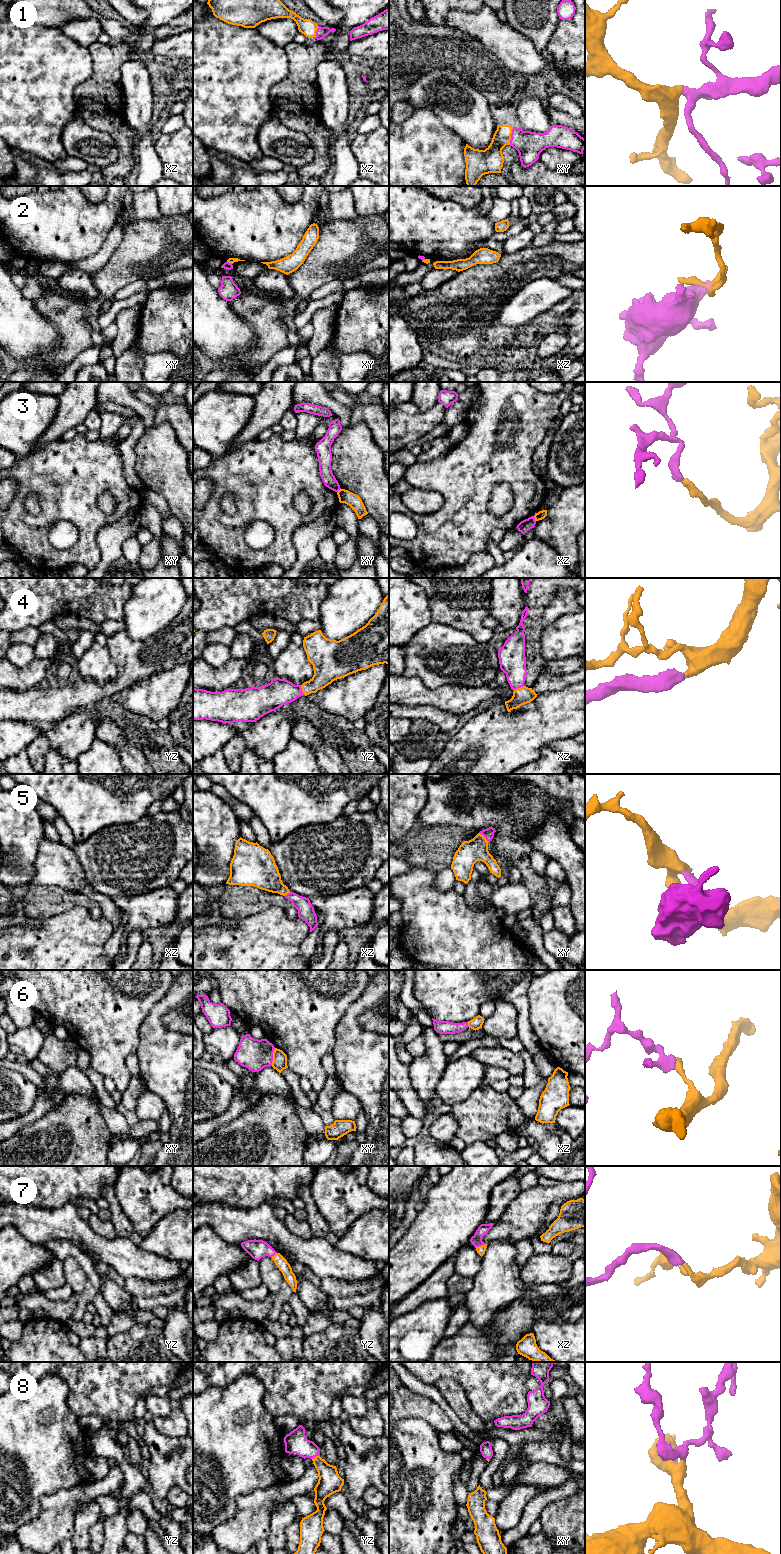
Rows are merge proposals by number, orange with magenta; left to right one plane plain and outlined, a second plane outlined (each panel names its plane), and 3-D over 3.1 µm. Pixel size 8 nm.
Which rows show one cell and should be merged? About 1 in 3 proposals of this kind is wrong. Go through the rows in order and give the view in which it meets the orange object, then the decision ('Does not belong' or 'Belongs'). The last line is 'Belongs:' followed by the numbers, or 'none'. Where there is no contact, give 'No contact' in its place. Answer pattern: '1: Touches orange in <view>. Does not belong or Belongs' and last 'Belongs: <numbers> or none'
1: Touches orange in xy. Belongs
2: Touches orange in xy. Does not belong
3: Touches orange in xz. Does not belong
4: Touches orange in xz. Belongs
5: Touches orange in xy. Belongs
6: Touches orange in xy. Does not belong
7: Touches orange in xz. Belongs
8: Touches orange in yz. Belongs
Belongs: 1, 4, 5, 7, 8

